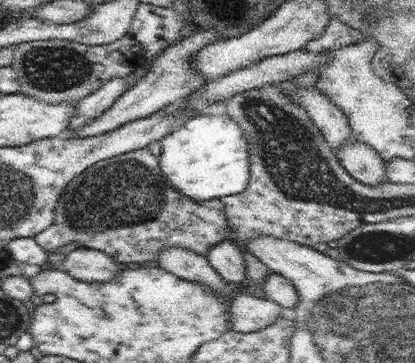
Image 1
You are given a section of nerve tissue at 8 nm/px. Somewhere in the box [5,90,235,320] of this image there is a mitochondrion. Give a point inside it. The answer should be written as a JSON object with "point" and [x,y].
{"point":[101,200]}

